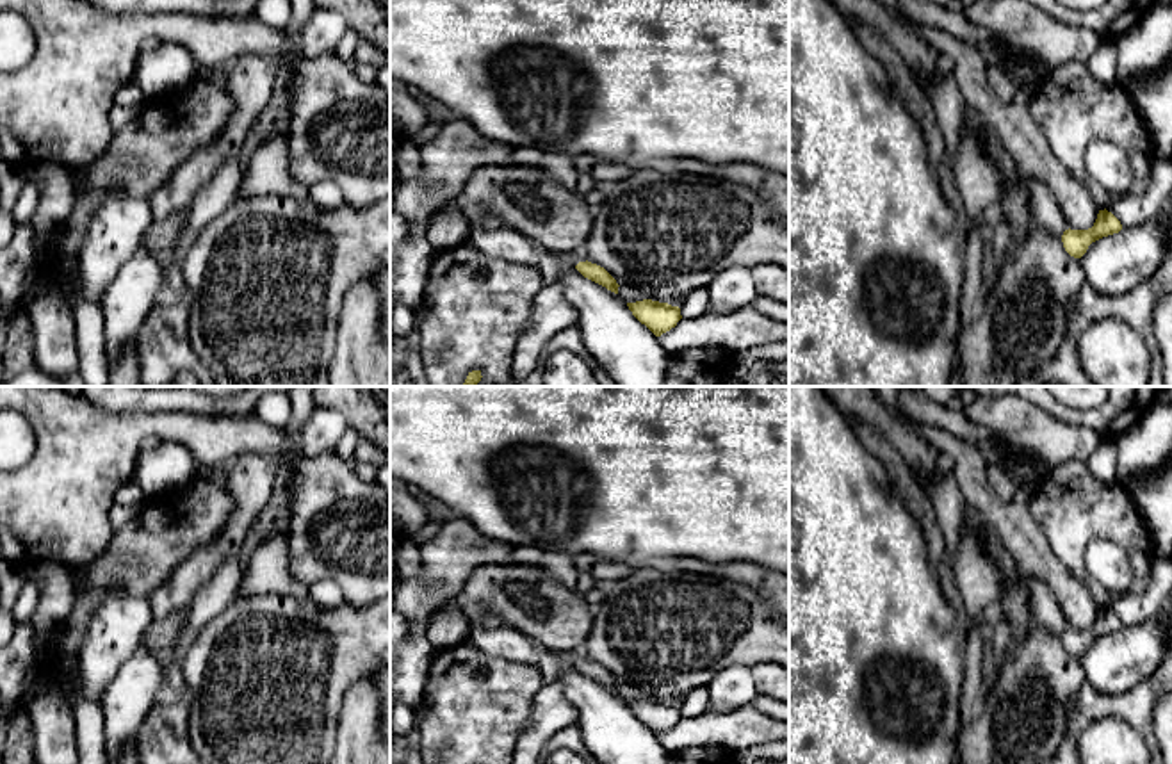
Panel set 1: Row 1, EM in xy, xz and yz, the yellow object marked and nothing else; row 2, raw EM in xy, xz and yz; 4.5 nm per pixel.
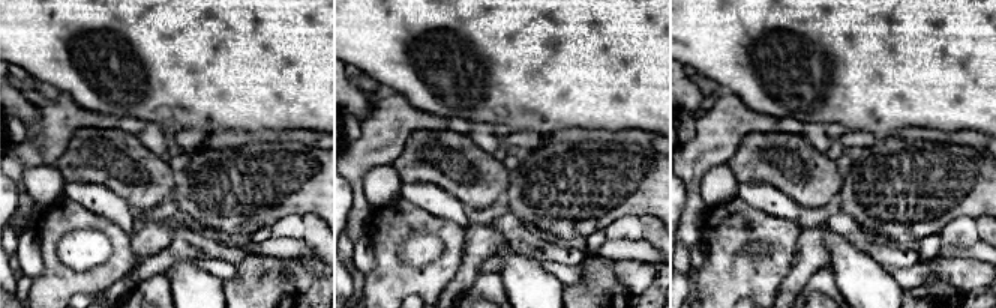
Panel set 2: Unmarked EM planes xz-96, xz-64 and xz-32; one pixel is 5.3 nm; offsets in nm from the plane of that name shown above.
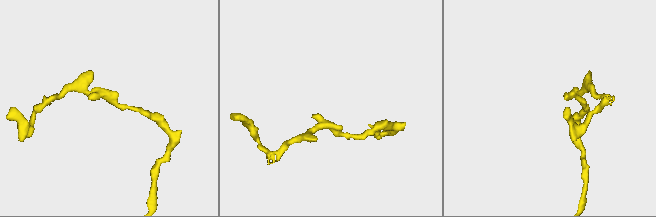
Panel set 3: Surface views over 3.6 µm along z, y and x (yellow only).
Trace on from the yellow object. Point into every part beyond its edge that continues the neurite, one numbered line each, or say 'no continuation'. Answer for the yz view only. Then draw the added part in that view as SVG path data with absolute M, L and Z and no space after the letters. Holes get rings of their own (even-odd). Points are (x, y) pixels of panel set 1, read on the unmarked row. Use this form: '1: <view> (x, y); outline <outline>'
no continuation

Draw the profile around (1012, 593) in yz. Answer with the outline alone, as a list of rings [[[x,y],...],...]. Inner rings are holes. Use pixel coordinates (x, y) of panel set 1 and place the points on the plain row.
[[[967,509],[967,520],[976,527],[981,545],[987,550],[990,561],[994,563],[996,573],[999,577],[999,595],[1003,606],[1003,614],[1012,623],[1012,632],[1030,630],[1035,623],[1028,609],[1028,591],[1019,581],[1019,566],[1006,552],[1005,545],[997,534],[985,524],[985,520],[973,509]]]

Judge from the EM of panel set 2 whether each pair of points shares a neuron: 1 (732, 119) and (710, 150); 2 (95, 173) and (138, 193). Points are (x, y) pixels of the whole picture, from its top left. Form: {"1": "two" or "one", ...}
{"1": "one", "2": "one"}

